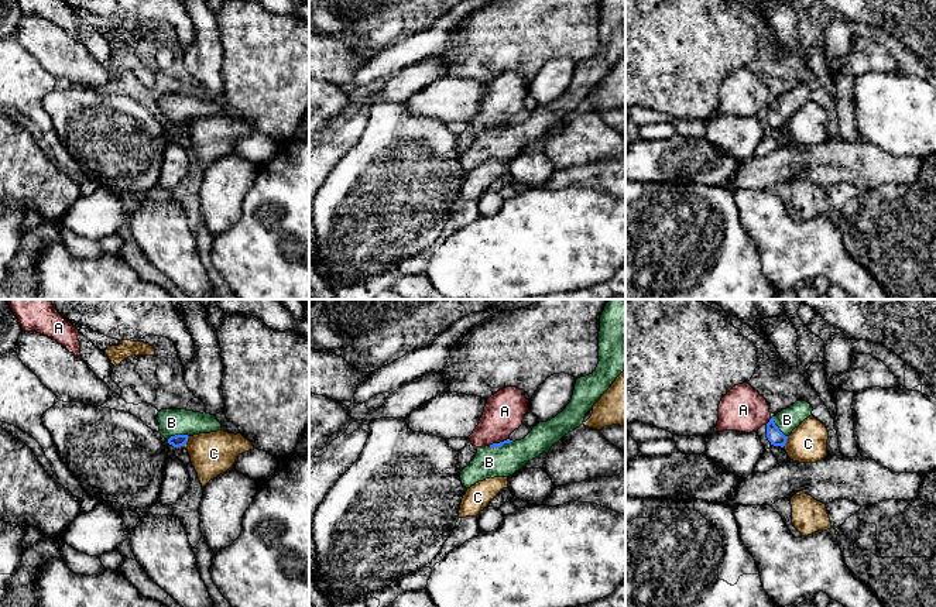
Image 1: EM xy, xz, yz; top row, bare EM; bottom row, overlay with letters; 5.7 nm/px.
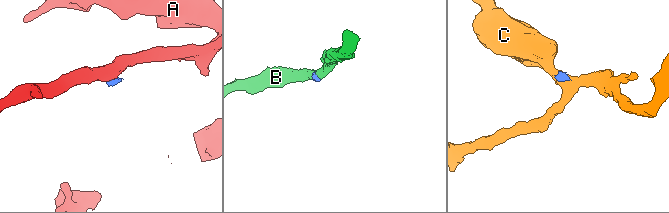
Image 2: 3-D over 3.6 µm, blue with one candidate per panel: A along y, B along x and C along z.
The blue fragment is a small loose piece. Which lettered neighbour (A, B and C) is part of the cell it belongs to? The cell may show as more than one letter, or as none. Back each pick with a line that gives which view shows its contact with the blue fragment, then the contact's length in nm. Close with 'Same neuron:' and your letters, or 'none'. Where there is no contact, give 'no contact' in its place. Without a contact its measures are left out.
B: contact in xy; length 130 nm
Same neuron: B

